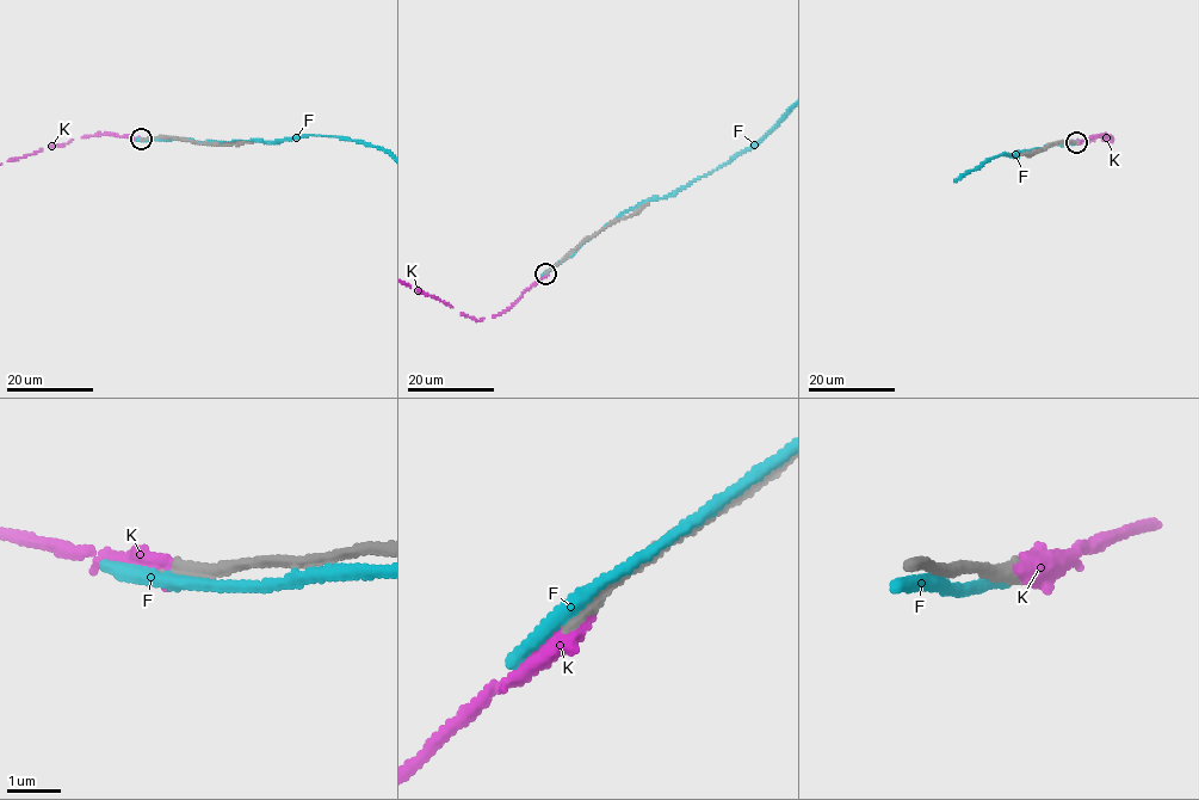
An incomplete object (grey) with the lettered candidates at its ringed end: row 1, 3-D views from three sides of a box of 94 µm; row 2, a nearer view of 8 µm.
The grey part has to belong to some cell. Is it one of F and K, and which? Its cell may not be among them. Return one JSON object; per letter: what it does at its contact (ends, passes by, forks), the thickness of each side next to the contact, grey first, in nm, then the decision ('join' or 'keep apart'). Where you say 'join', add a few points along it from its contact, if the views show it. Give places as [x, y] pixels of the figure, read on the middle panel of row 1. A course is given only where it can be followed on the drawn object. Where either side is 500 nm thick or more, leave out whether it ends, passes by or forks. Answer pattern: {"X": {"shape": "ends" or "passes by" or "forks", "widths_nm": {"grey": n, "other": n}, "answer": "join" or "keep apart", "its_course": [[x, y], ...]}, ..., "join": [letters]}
{"F": {"shape": "passes by", "widths_nm": {"grey": 300, "other": 240}, "answer": "keep apart"}, "K": {"shape": "ends", "widths_nm": {"grey": 280, "other": 440}, "answer": "join"}, "join": ["K"]}

